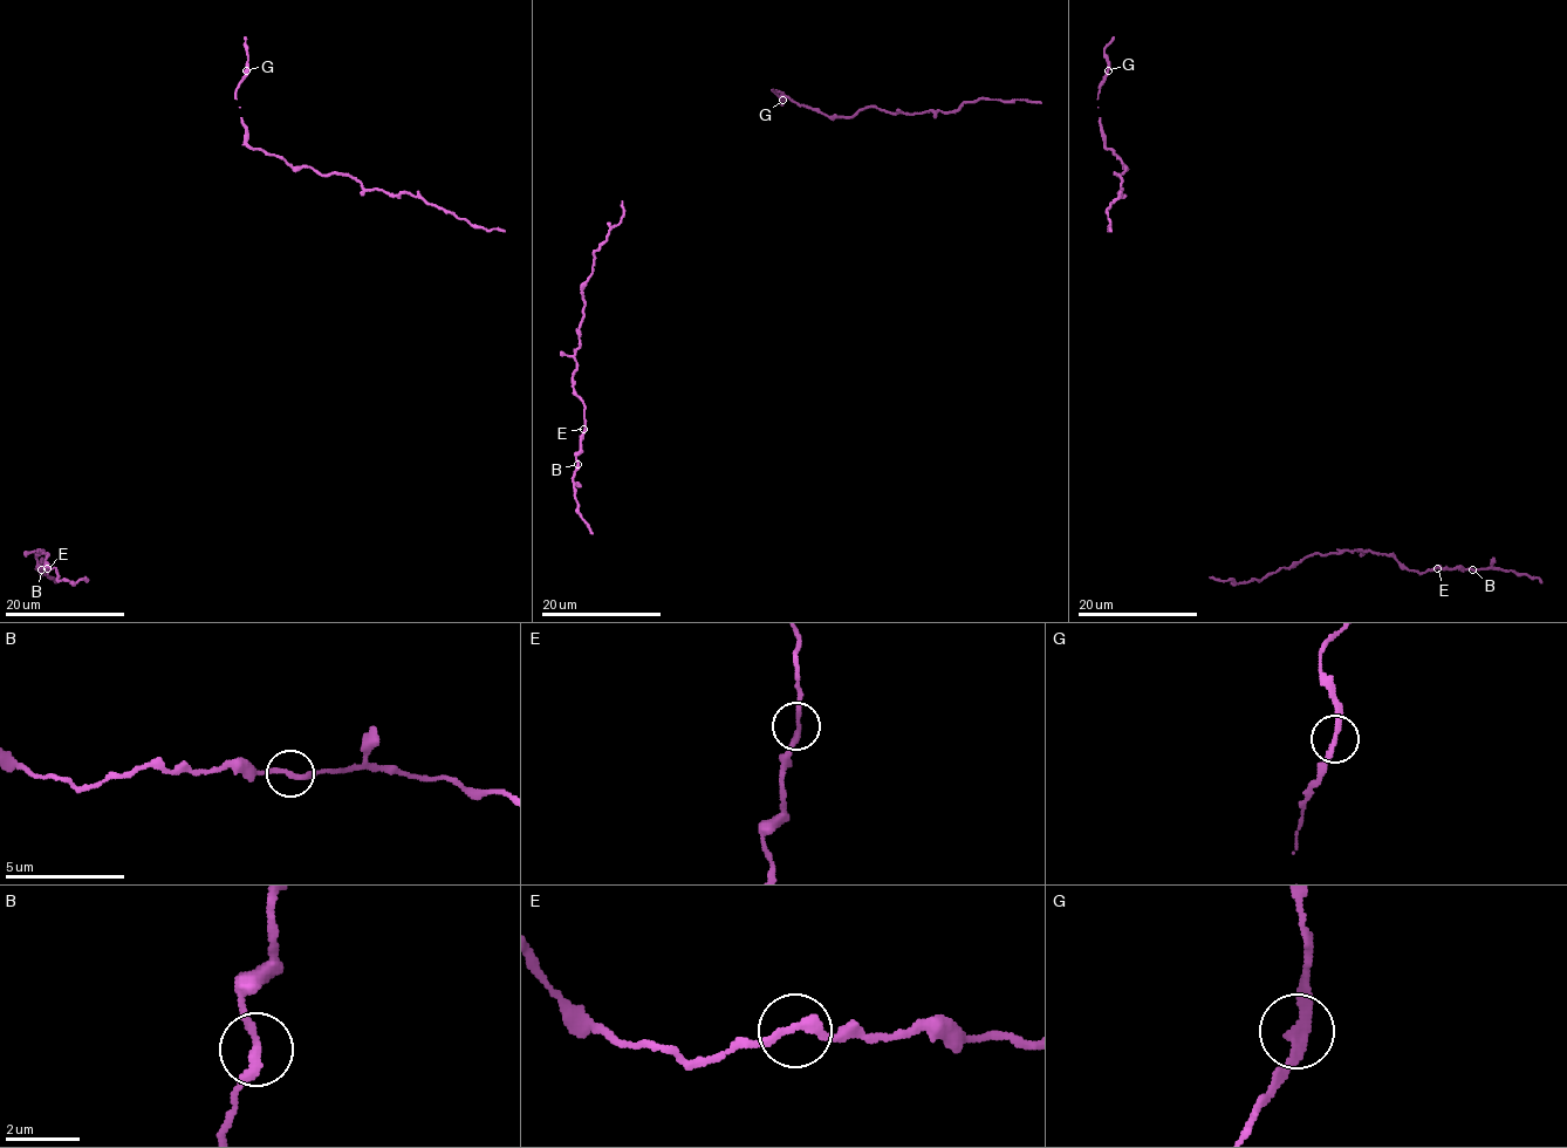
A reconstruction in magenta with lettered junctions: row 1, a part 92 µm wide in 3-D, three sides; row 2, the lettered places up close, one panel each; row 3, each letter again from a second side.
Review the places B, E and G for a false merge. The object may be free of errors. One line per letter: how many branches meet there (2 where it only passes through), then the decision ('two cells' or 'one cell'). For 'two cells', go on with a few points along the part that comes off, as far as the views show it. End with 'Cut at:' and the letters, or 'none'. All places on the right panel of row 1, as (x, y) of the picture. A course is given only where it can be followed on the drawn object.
B: 2 | one cell
E: 2 | one cell
G: 2 | one cell
Cut at: none

